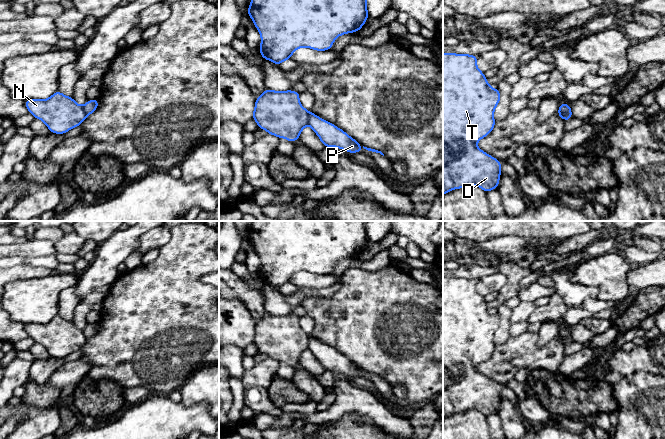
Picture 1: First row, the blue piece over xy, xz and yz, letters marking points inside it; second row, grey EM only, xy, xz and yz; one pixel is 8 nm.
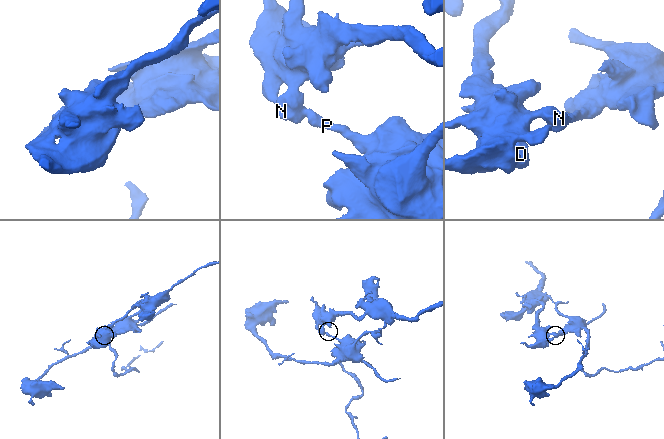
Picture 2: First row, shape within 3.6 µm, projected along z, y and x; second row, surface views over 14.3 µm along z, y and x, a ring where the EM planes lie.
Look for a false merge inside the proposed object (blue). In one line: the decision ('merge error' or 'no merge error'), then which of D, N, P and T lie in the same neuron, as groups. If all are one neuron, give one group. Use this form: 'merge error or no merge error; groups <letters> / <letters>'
merge error; groups D N T / P

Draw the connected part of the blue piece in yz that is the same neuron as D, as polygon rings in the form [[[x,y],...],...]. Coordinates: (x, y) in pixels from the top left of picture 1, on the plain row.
[[[443,277],[443,420],[469,409],[478,410],[487,417],[498,412],[502,398],[502,387],[477,371],[477,366],[492,356],[496,348],[493,338],[501,323],[500,315],[492,312],[478,293],[477,284],[476,279]]]

